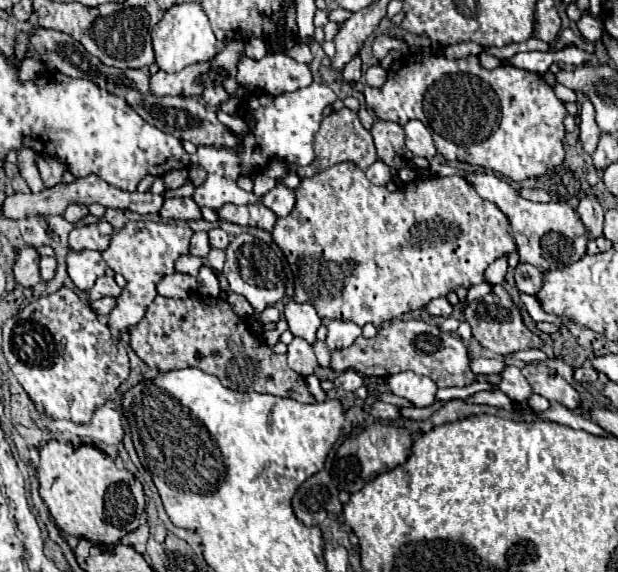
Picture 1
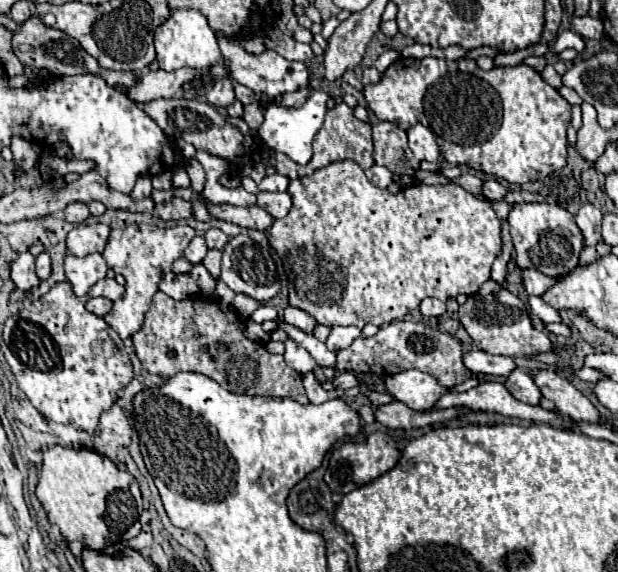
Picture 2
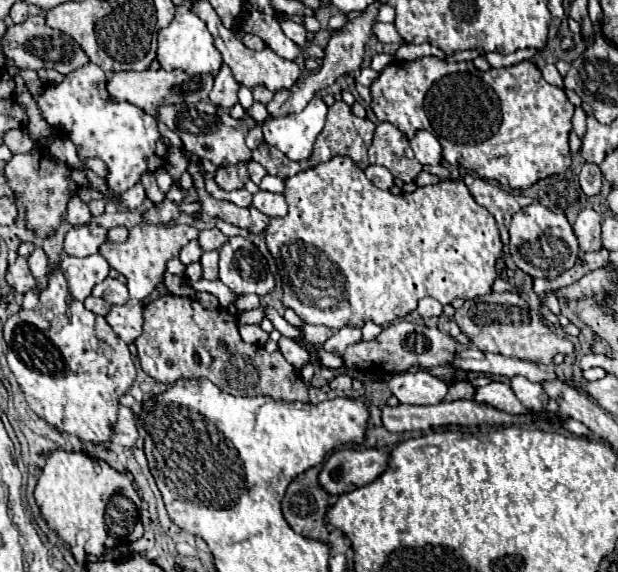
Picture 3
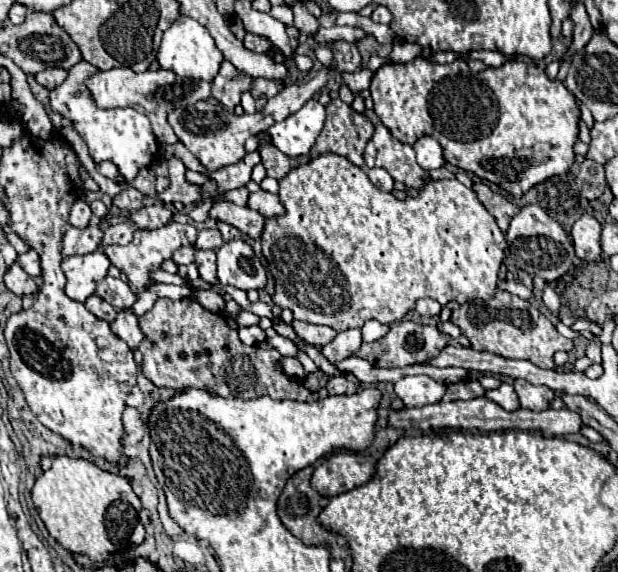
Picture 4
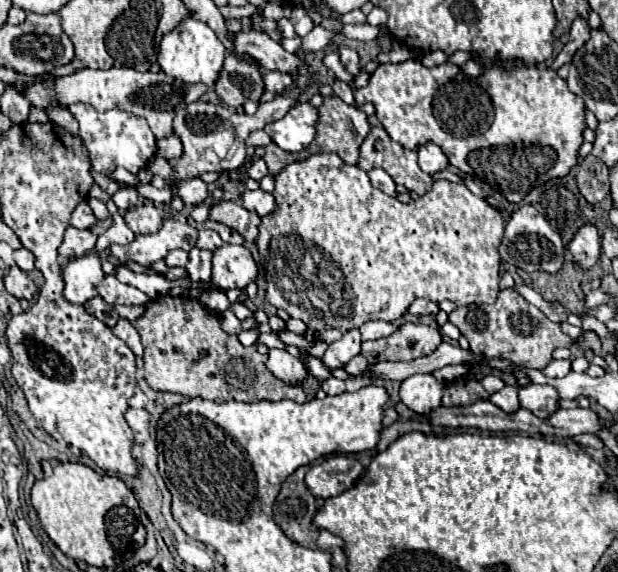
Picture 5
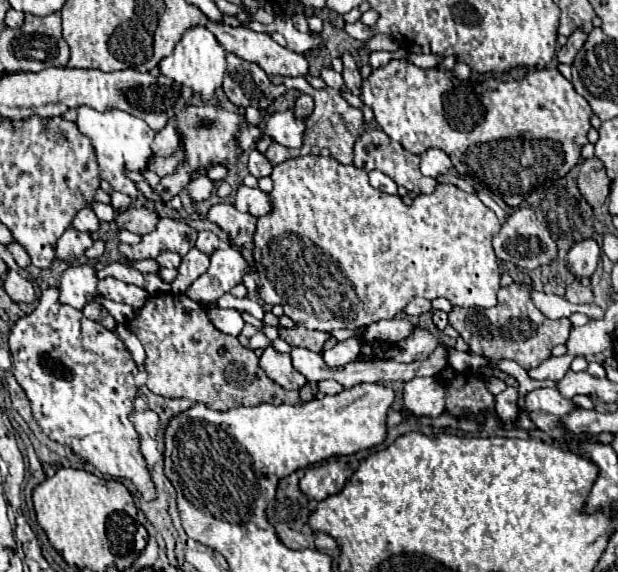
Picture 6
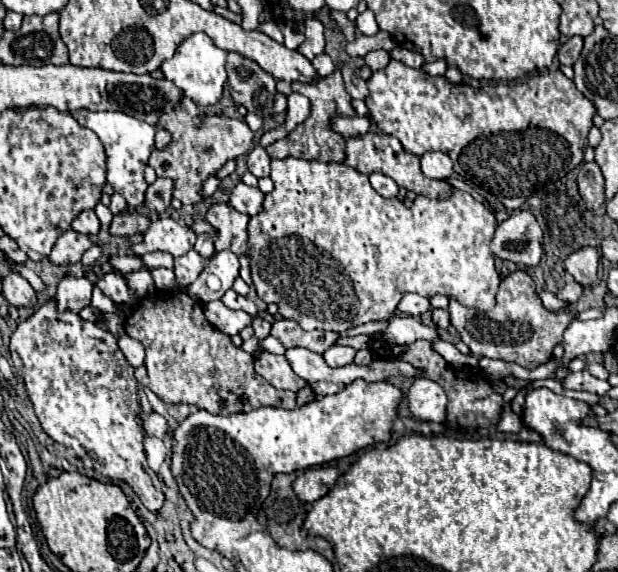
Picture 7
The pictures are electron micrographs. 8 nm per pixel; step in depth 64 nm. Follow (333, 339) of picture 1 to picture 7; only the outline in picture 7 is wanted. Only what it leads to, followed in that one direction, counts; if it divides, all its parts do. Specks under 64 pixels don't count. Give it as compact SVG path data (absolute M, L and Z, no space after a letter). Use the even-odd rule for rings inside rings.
M334 344L332 348L328 348L328 352L324 352L324 360L328 366L346 366L354 360L356 350L352 346L342 346L342 344Z

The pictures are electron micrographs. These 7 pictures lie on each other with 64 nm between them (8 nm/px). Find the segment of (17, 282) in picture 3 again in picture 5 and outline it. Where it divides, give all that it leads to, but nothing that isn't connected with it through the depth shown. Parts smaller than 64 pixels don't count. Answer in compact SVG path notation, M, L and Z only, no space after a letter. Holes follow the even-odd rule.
M12 266L10 272L4 276L4 284L6 284L6 290L16 296L16 298L26 298L26 300L32 300L34 298L34 292L36 292L36 284L30 280L30 276L20 270L18 266Z

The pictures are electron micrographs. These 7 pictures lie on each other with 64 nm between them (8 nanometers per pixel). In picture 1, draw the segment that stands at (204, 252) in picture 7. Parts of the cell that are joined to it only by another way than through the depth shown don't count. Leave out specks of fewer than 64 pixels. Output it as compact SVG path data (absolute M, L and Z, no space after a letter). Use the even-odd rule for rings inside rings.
M212 228L210 232L208 232L208 236L210 236L210 246L212 248L226 248L228 244L230 244L230 240L228 240L228 234L222 230L222 228Z

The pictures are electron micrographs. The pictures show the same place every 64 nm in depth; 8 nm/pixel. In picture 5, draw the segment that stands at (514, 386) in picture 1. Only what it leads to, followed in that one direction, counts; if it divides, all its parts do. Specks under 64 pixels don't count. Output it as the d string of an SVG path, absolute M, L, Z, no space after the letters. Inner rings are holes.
M538 384L518 386L518 394L520 394L520 406L540 418L550 416L556 410L558 392L552 386L538 386Z

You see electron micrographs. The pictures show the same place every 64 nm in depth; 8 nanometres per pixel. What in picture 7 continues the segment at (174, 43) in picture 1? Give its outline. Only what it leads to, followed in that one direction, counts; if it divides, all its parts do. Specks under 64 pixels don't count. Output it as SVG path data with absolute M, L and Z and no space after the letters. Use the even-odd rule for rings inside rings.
M196 32L178 44L176 54L170 60L166 60L160 66L160 70L184 92L184 96L192 98L200 106L212 106L220 100L226 84L226 52L220 50L208 34Z

